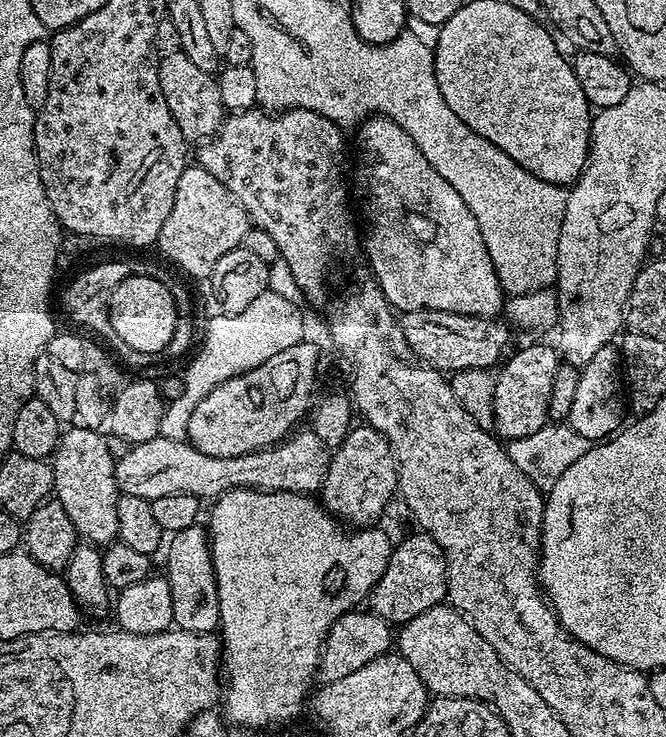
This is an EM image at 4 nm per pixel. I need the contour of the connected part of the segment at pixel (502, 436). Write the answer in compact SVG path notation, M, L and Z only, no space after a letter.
M541 342L525 349L515 349L503 361L499 369L501 372L495 373L492 422L495 435L501 441L507 442L529 436L542 430L544 425L549 423L548 407L550 394L554 390L554 374L562 363L557 349L553 345L552 348L548 342Z

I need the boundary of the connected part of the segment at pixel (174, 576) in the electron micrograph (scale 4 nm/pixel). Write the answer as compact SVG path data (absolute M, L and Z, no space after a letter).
M203 525L187 527L175 533L167 543L168 558L165 573L171 584L174 602L173 625L187 632L213 633L220 622L217 580L214 574L211 541Z

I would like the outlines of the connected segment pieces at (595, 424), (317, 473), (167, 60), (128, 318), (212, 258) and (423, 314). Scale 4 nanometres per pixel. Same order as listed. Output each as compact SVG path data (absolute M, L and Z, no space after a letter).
M615 343L602 346L594 358L581 371L578 390L574 390L574 406L570 406L567 423L572 425L582 438L603 442L620 431L626 412L626 396L622 391L622 365L620 349Z
M296 430L287 438L271 447L260 451L242 454L240 457L210 457L202 453L192 443L183 440L171 440L158 435L150 442L131 445L128 453L122 455L116 461L116 487L125 496L134 498L163 498L166 494L190 494L201 498L215 498L223 492L229 492L235 488L257 488L260 492L303 492L305 494L319 493L324 484L330 450L311 430Z
M182 51L160 56L158 63L158 82L162 82L166 106L170 106L170 114L174 114L174 122L178 122L178 130L182 130L185 140L204 142L215 136L226 119L217 77L213 73L198 70L198 66L194 66L194 62L190 62Z
M138 275L126 278L126 282L112 291L112 297L108 299L108 313L114 334L118 334L131 349L145 352L150 358L155 357L155 352L163 353L170 338L174 338L174 298L170 298L170 290L166 290L166 286L154 278Z
M189 166L182 170L182 178L178 178L174 206L160 231L158 249L169 260L169 265L177 264L185 272L185 277L208 278L214 266L218 266L218 258L222 258L222 254L230 254L230 250L243 245L249 227L246 210L242 210L230 190L226 190L226 186L222 186L222 182L218 182L210 170Z
M429 308L403 313L398 320L411 355L413 352L419 363L445 374L465 372L467 368L490 370L494 364L499 365L510 348L509 325L500 322L486 316L467 316Z

